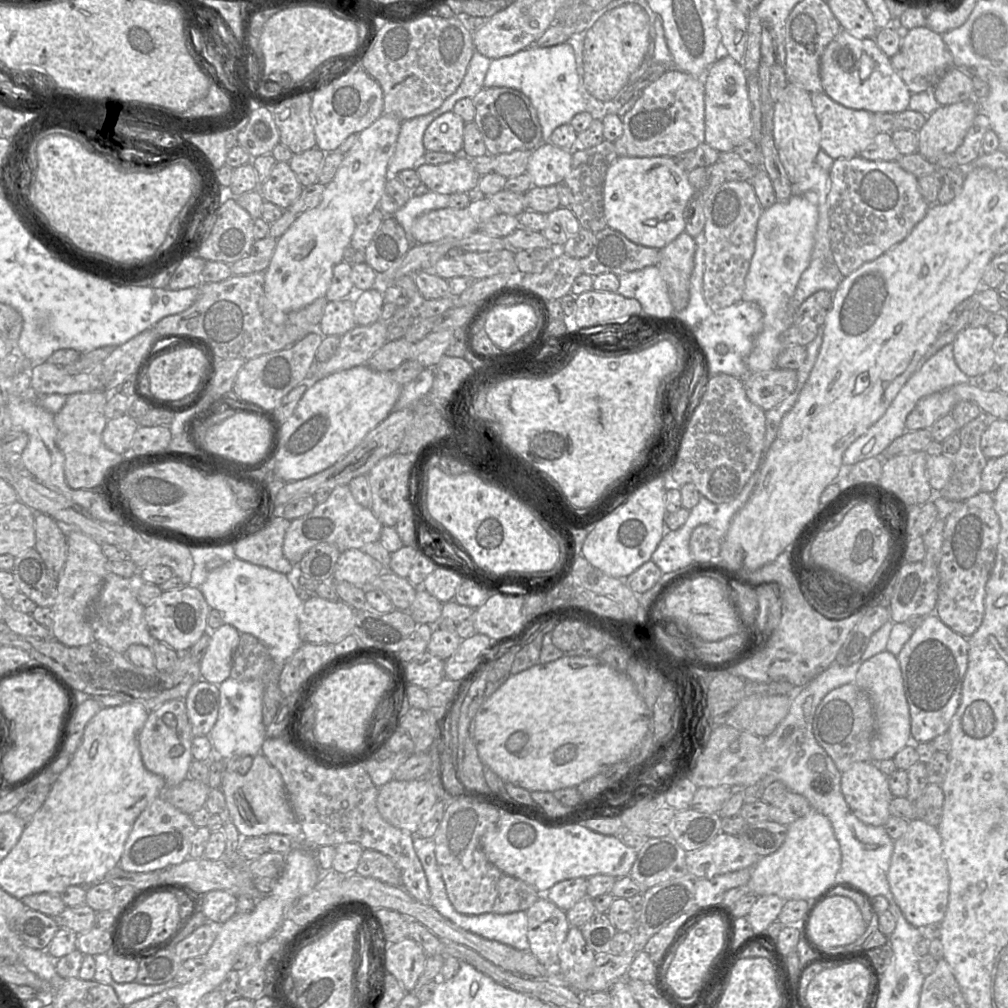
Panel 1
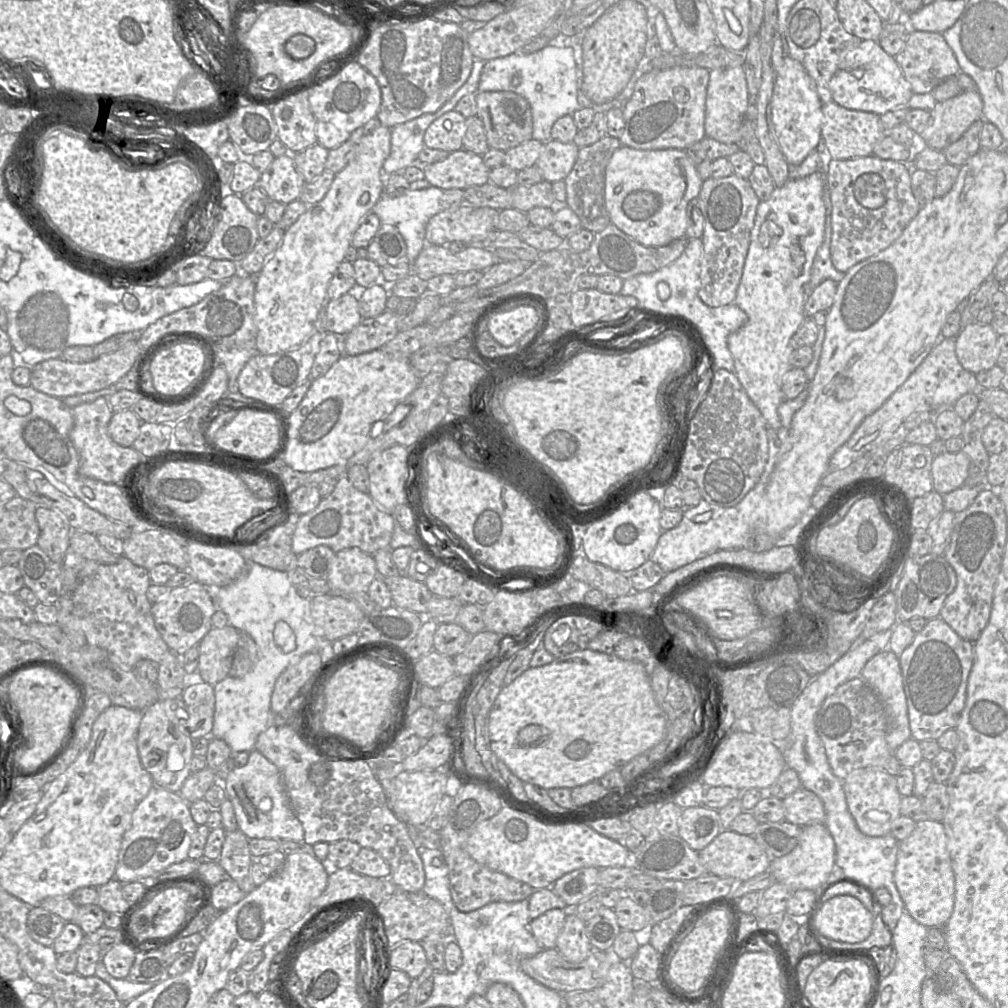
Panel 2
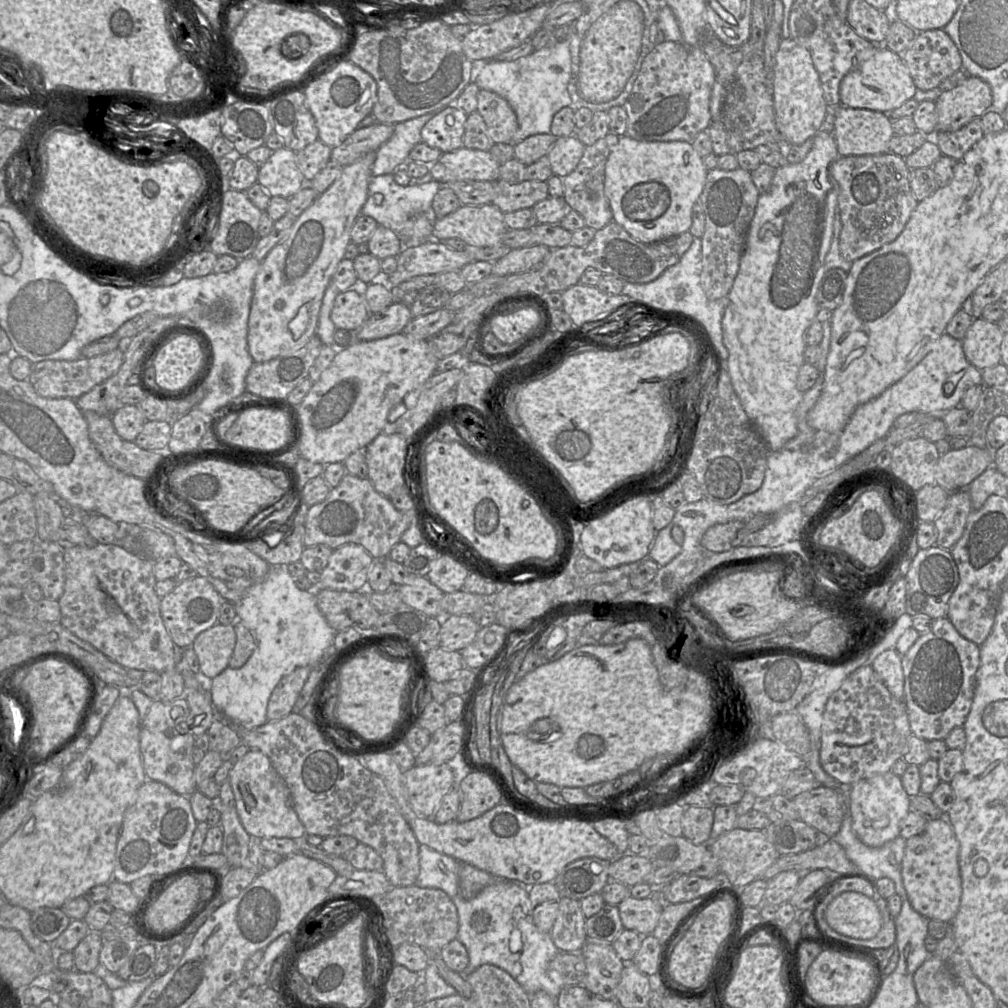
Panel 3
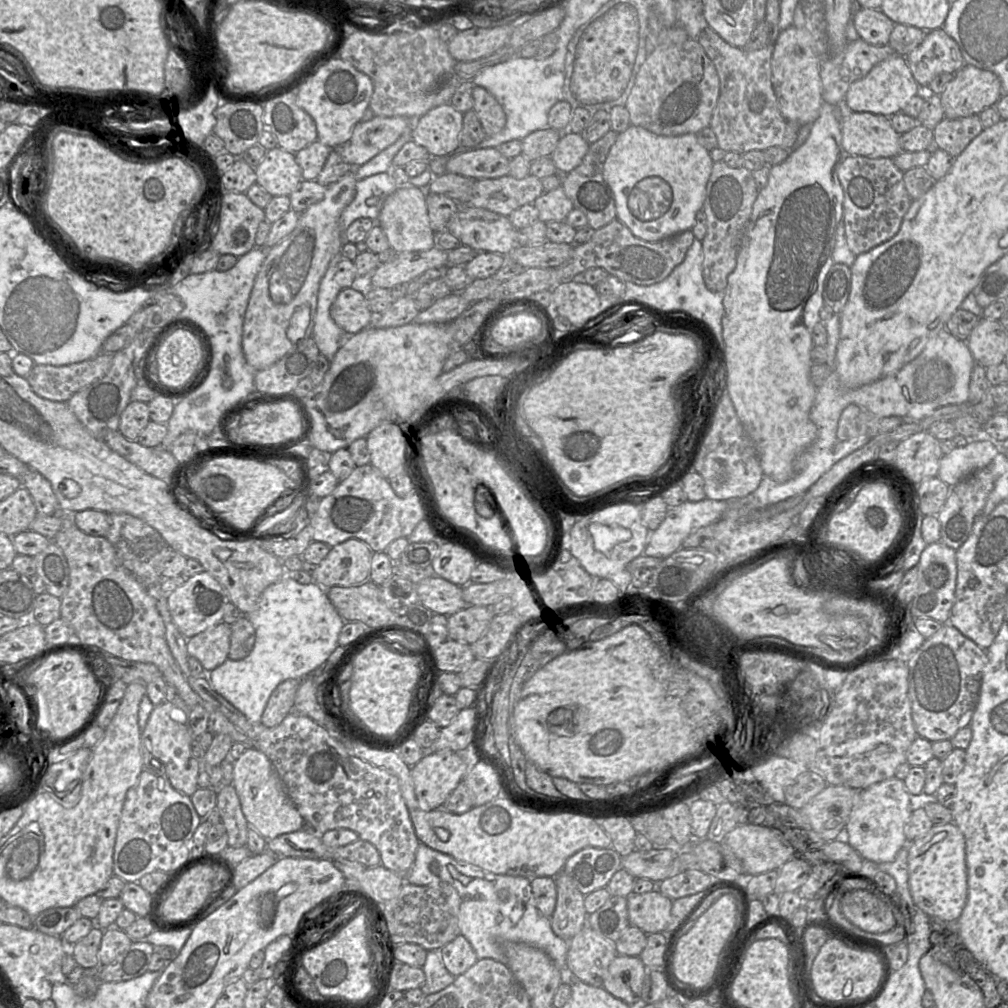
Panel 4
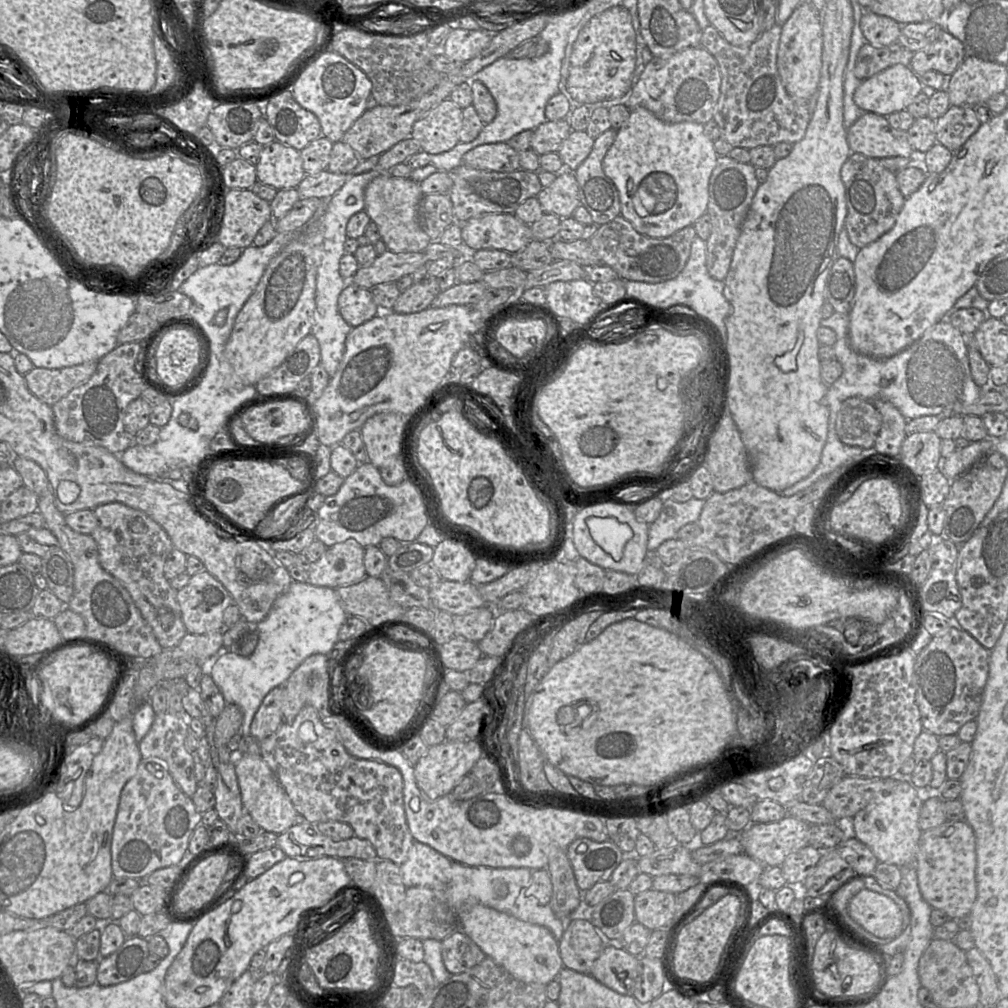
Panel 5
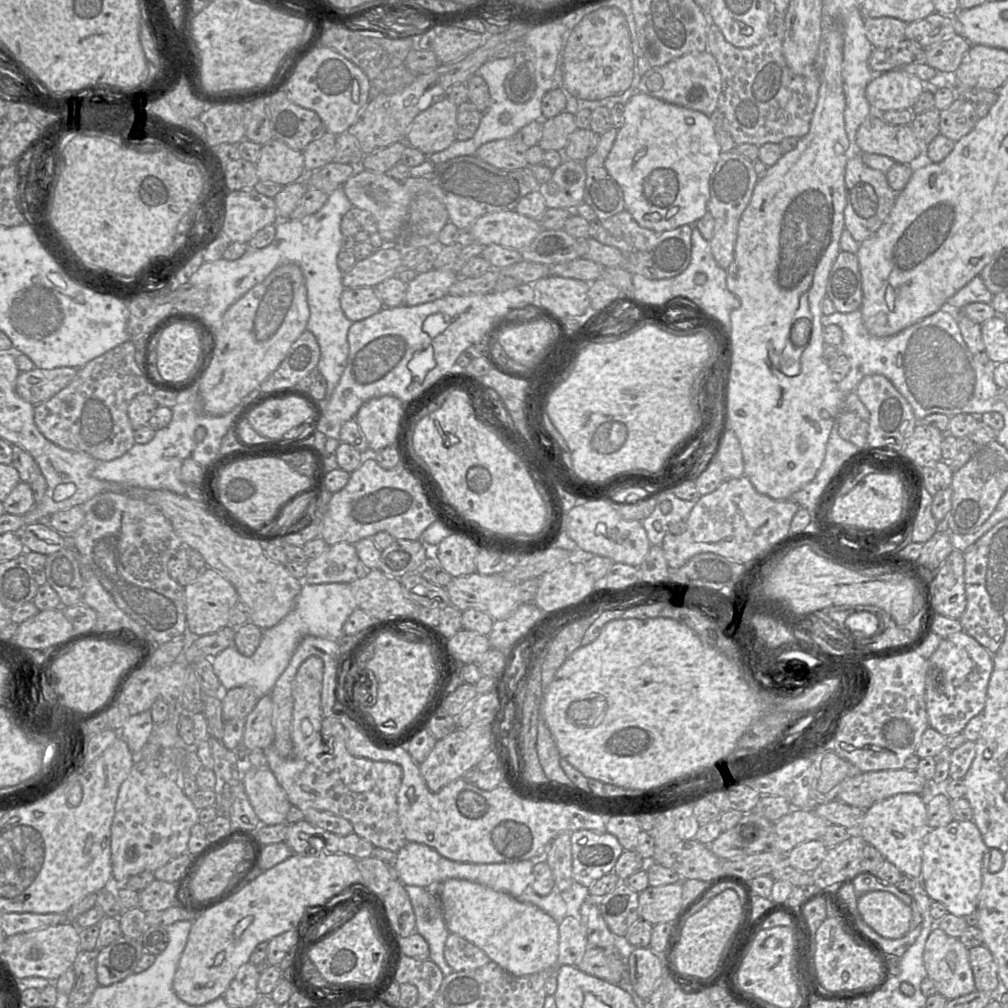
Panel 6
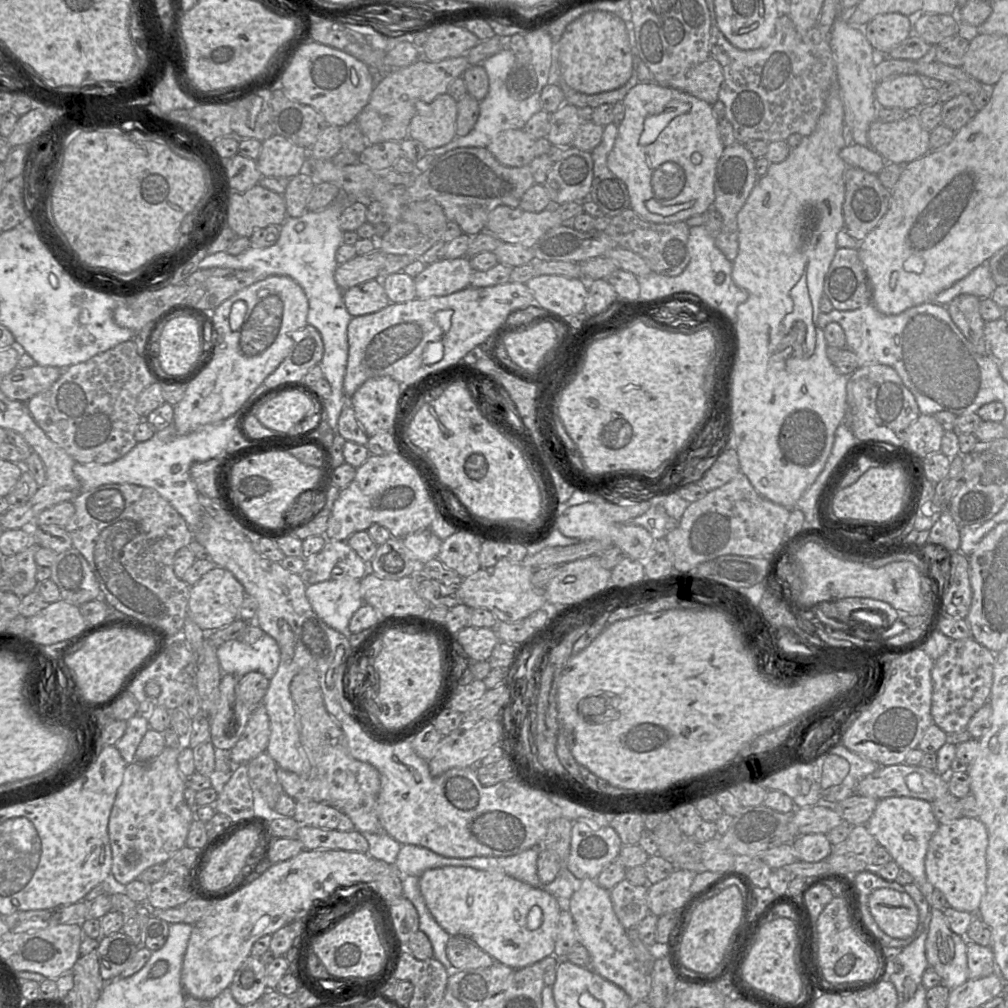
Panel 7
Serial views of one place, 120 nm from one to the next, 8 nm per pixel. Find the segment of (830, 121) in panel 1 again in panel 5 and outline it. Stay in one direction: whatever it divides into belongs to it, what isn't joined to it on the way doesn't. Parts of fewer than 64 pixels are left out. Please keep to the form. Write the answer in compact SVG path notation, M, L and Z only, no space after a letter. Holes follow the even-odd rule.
M865 112L848 129L847 142L851 153L859 153L873 159L889 157L910 158L915 150L910 145L907 131L894 129L885 116Z

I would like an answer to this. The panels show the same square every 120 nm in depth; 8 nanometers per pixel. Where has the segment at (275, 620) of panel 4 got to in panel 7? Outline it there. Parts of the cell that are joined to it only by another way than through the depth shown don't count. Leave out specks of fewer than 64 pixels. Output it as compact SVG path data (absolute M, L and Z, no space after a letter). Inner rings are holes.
M345 577L342 579L327 580L313 585L306 585L306 596L316 615L330 628L345 635L348 640L349 636L351 634L354 634L350 633L349 631L350 619L352 618L354 613L364 604L361 597L360 580L361 579ZM265 634L253 644L230 640L217 648L217 657L223 673L242 677L258 671L271 679L279 666L280 649L274 638Z

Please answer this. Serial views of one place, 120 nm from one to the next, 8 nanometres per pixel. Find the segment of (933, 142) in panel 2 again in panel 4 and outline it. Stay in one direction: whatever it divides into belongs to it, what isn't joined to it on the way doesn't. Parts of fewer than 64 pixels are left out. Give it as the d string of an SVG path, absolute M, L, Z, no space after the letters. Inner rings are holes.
M965 64L940 94L944 117L957 119L979 115L1001 97L1001 82L988 70Z

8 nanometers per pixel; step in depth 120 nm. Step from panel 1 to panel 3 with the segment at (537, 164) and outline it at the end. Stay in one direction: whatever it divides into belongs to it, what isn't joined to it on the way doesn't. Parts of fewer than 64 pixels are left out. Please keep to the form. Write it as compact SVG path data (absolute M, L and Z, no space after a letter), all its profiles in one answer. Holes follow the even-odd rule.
M575 134L556 138L547 154L552 173L560 178L570 174L577 167L584 148Z

